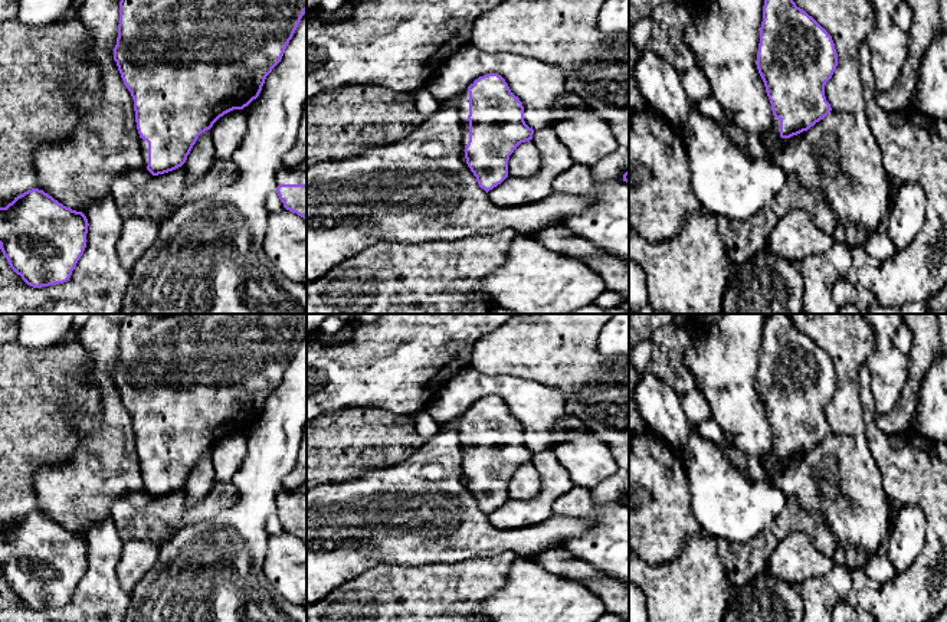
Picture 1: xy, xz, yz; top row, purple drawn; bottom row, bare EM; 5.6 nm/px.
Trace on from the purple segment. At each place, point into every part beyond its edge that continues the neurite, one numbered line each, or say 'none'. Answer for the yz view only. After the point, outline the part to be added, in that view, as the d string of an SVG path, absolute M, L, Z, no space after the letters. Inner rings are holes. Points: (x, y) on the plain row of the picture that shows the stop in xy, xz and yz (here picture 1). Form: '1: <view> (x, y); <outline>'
1: yz (751, 470); M773 439L773 448L770 451L774 458L771 465L751 459L746 452L735 448L734 443L722 443L721 448L728 462L748 481L774 485L773 475L784 466L784 462L780 459L780 442L776 439Z

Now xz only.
1: xz (462, 425); M465 412L461 416L461 419L455 425L455 428L458 429L459 438L462 441L462 448L463 448L462 469L465 472L465 469L466 469L466 466L469 464L469 443L468 443L468 438L469 438L469 415L468 415L468 412Z

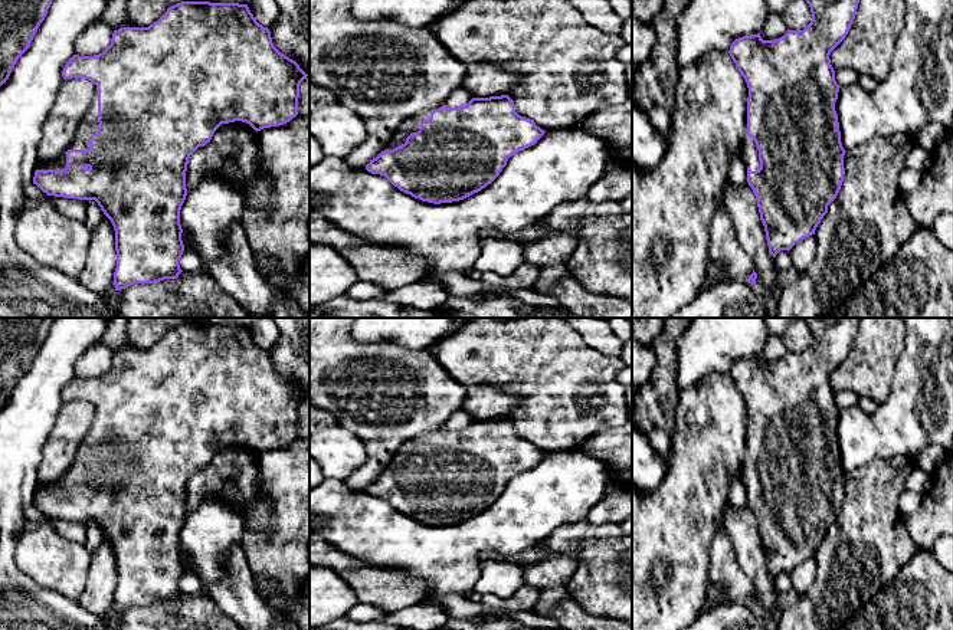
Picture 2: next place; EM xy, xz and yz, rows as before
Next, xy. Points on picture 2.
1: xy (89, 446); M95 407L94 420L88 430L86 439L82 442L73 465L69 472L88 472L89 470L89 459L96 456L99 450L98 444L98 413Z
2: xy (59, 485); M66 476L60 478L55 483L42 485L37 483L36 492L65 492L66 490Z

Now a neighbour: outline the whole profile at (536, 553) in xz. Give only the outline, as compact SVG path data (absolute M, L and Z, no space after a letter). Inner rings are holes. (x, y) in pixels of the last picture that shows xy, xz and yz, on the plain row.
M540 544L530 547L514 557L502 557L501 554L497 554L494 551L484 551L482 554L479 554L479 560L507 561L521 565L521 564L536 564L547 558L550 554L553 554L553 551L548 551Z

